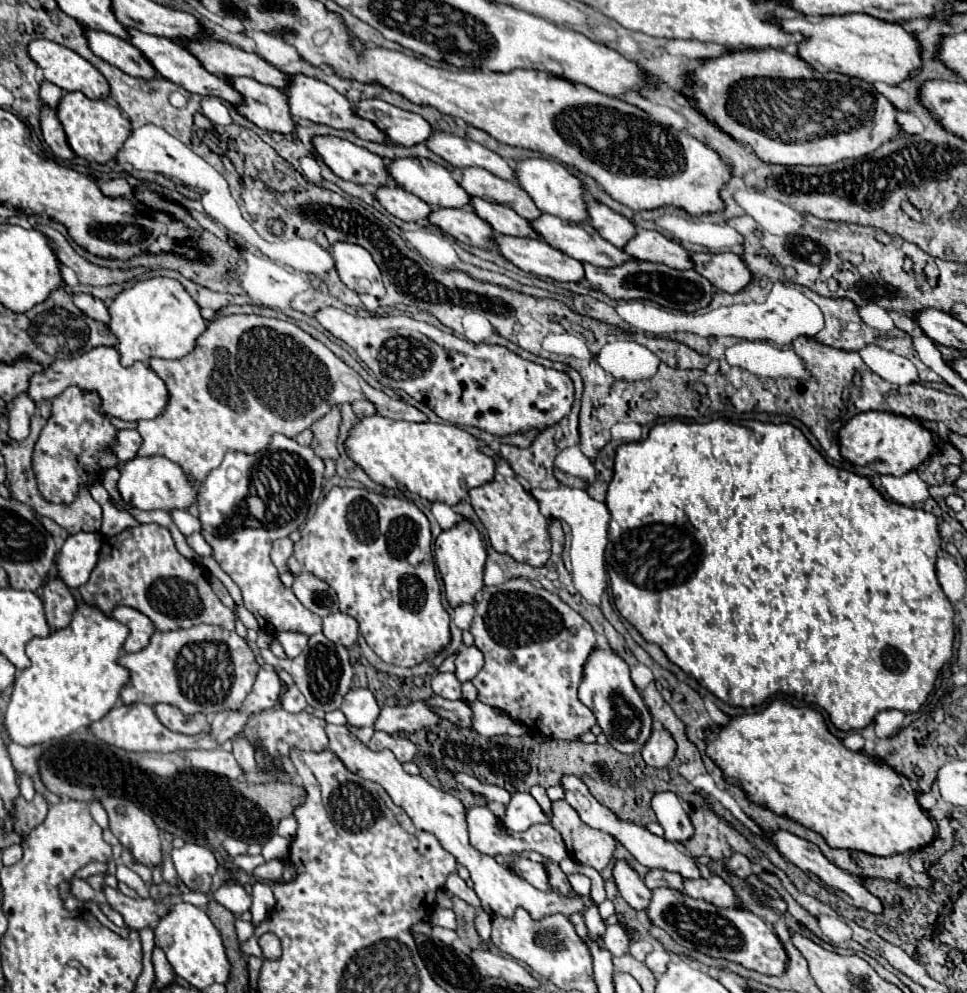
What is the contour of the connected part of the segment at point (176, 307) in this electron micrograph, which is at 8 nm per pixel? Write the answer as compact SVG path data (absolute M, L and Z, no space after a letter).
M149 278L149 280L139 280L135 282L131 288L121 290L111 306L109 306L109 330L117 336L117 352L121 356L121 364L123 366L131 366L133 362L141 360L147 362L149 358L167 358L167 360L179 360L183 358L187 352L191 352L191 348L195 346L195 340L199 334L205 332L207 328L207 320L203 320L203 316L199 314L199 306L195 304L195 300L185 292L185 288L173 280L173 278Z

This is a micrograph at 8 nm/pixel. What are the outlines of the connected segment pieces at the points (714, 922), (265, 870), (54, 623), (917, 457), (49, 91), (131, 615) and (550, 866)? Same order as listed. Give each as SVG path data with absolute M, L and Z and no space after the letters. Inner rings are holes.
M657 888L653 890L647 916L687 950L699 950L713 958L733 960L767 976L781 976L785 972L787 954L783 944L779 944L773 928L753 912L741 908L719 908L703 900L691 900L691 896L679 890Z
M271 860L271 862L265 862L263 866L255 868L253 874L257 878L267 878L267 880L279 880L281 874L283 874L283 864L279 860Z
M53 578L51 582L45 584L43 606L45 606L45 616L51 632L57 632L69 626L71 616L75 612L75 598L71 596L65 584L59 584L59 580Z
M893 412L855 414L849 422L845 422L837 430L837 442L841 456L847 462L855 466L867 466L879 474L893 474L893 476L903 476L905 472L915 470L923 460L927 460L933 452L937 452L931 432L919 428L917 420Z
M43 82L43 84L41 84L41 100L43 100L43 104L49 106L51 110L57 110L57 104L59 104L61 96L63 96L63 92L61 92L61 88L57 88L55 84L51 84L51 82Z
M119 606L119 608L113 608L109 612L109 616L129 628L129 636L127 636L127 640L123 644L125 652L139 652L139 650L143 650L147 646L147 640L155 632L151 620L147 620L147 616L143 616L135 608Z
M549 858L543 860L543 866L547 870L547 876L549 876L549 888L561 896L567 896L567 898L579 898L577 892L571 888L569 880L567 880L567 874L559 868L559 864L551 862Z

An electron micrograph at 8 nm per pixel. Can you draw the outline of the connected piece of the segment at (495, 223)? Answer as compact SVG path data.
M469 198L469 206L471 210L485 220L495 232L499 234L509 234L509 236L531 236L537 238L535 232L531 232L529 220L521 218L515 210L503 206L503 204L495 204L495 202L487 202L483 198Z

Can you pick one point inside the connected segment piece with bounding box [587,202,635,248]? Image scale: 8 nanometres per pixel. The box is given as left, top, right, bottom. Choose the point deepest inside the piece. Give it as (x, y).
(615, 228)

